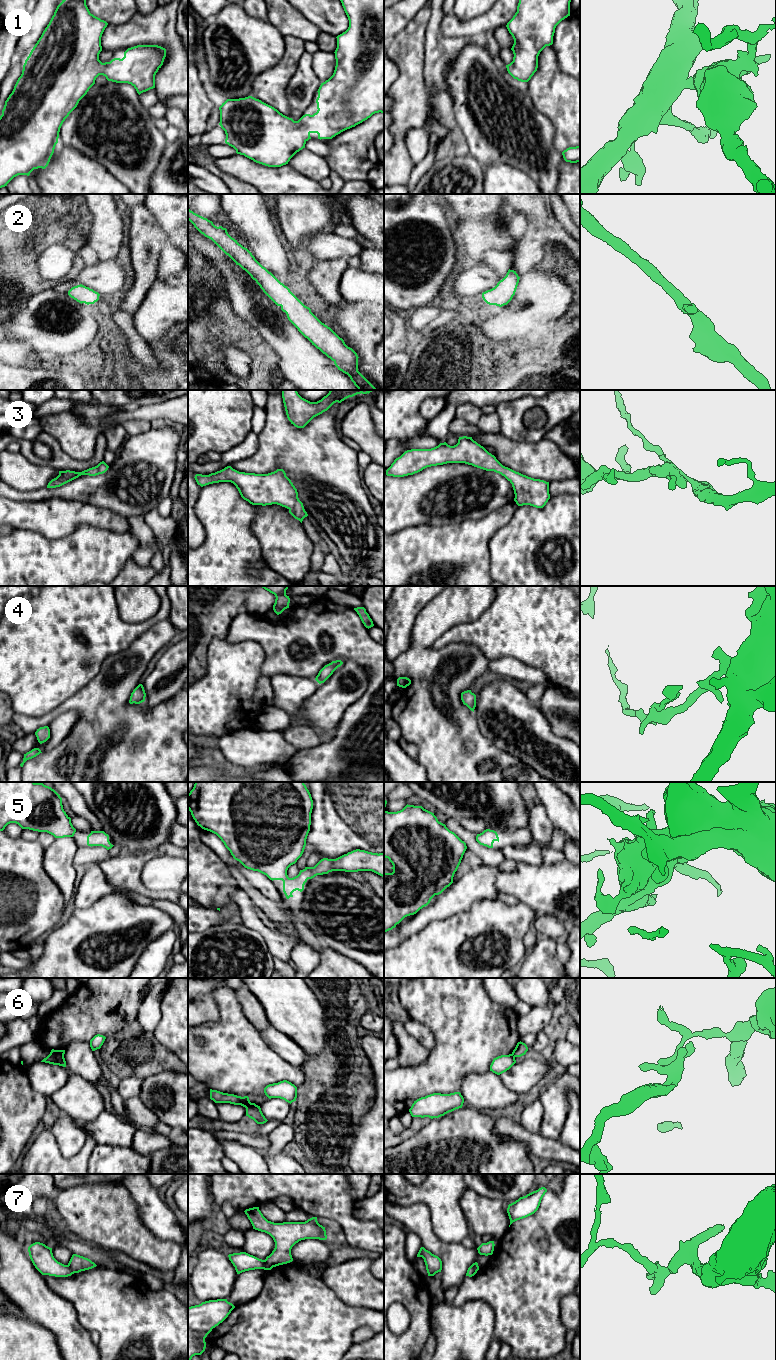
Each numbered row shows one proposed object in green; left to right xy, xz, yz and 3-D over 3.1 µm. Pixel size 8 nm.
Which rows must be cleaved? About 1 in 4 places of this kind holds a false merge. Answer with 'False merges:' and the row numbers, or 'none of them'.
False merges: 6, 7

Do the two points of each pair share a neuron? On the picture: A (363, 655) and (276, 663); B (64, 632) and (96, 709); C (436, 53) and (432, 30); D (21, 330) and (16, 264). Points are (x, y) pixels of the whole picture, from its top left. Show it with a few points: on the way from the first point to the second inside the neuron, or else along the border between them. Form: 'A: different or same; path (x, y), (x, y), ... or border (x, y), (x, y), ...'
A: same; path (341, 653), (316, 655), (308, 661), (298, 663)
B: different; border (101, 667), (85, 685), (67, 699)
C: same; path (436, 47), (433, 36)
D: different; border (19, 309), (10, 317)

